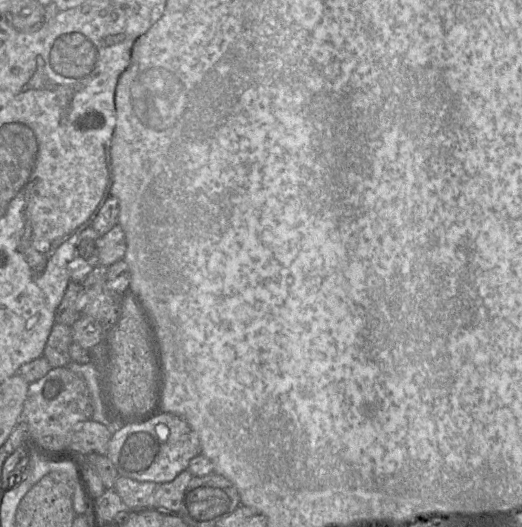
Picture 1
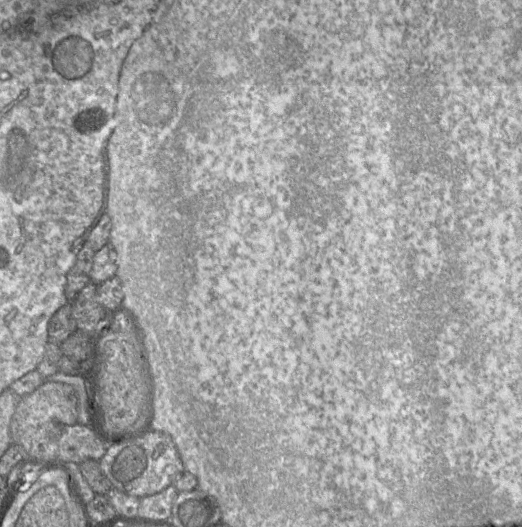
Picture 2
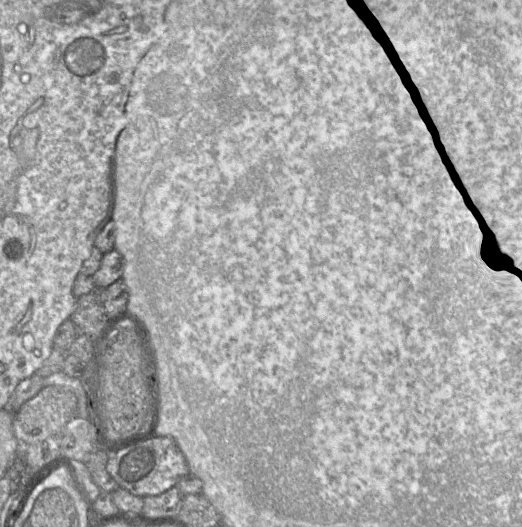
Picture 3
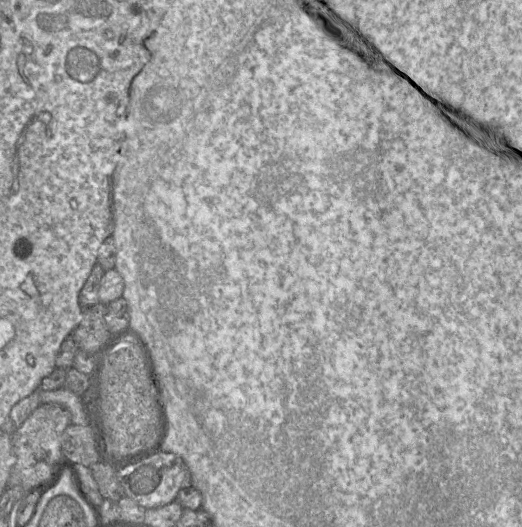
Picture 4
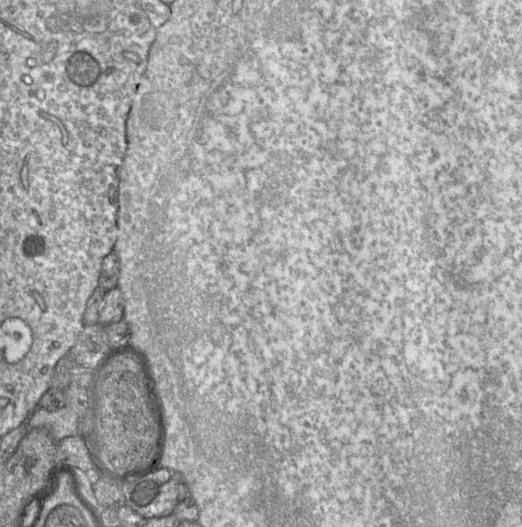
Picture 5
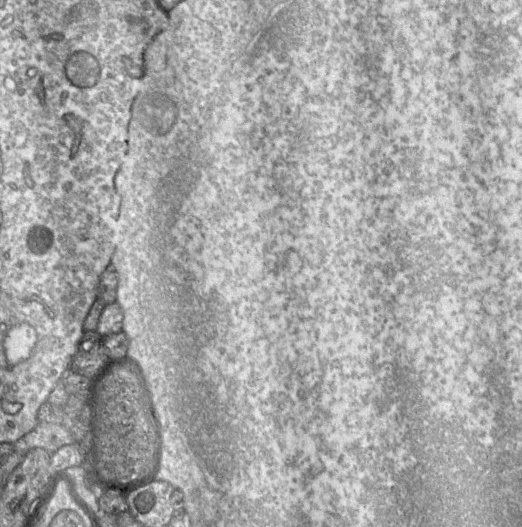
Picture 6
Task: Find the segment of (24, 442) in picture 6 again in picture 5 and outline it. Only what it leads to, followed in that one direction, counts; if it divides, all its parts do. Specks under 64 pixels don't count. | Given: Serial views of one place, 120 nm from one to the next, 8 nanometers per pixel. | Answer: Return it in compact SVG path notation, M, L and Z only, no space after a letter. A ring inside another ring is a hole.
M68 406L55 411L38 407L30 415L27 423L28 431L36 428L46 429L56 442L79 435L79 417Z

